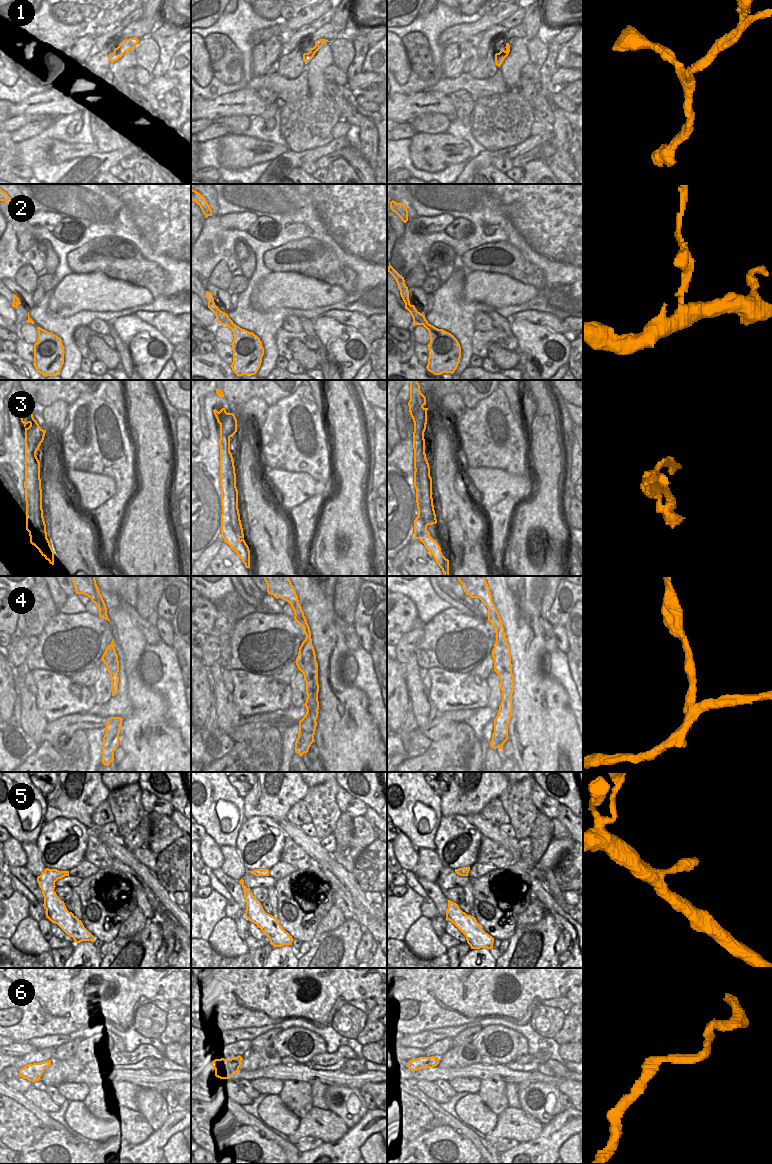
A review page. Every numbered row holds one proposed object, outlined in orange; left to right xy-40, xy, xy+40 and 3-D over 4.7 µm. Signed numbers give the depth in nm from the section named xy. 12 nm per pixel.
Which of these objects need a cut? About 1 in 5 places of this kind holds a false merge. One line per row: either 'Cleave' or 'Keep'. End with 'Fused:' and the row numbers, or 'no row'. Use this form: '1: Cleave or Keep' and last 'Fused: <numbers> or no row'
1: Keep
2: Keep
3: Cleave
4: Cleave
5: Keep
6: Keep
Fused: 3, 4.

